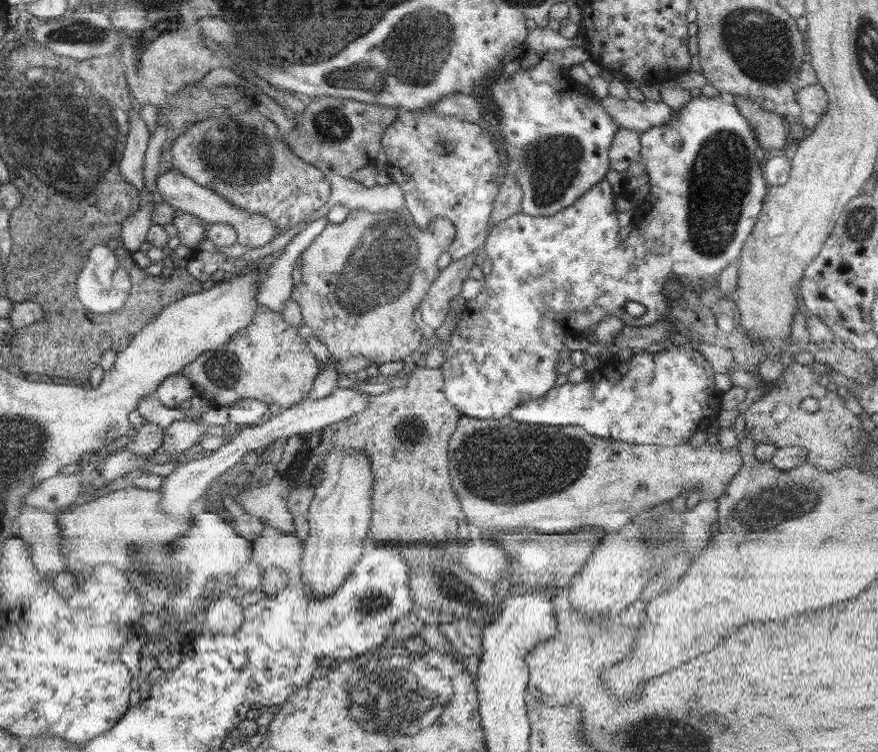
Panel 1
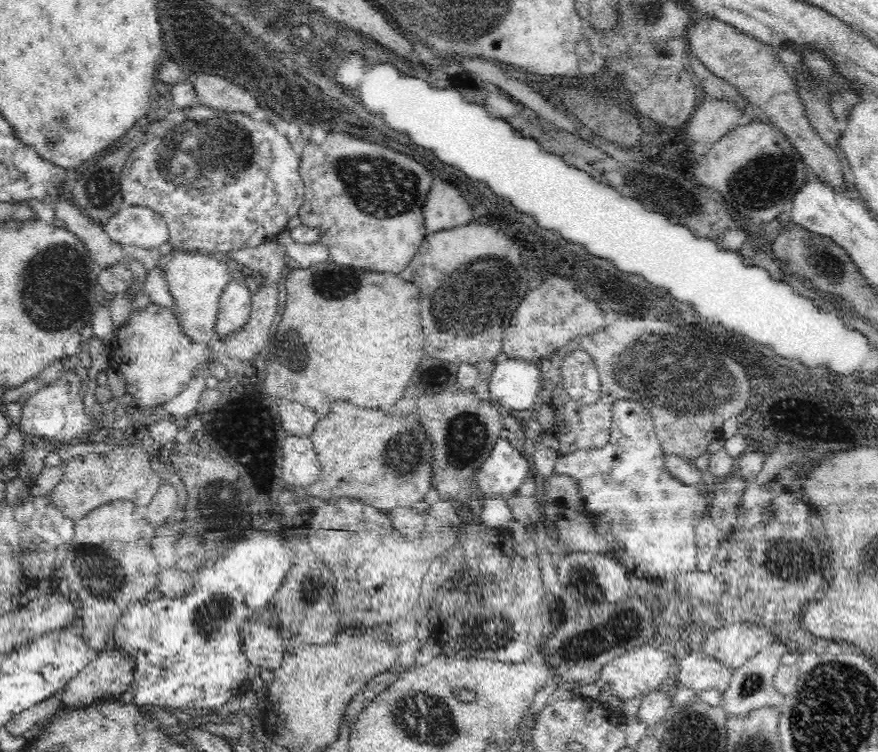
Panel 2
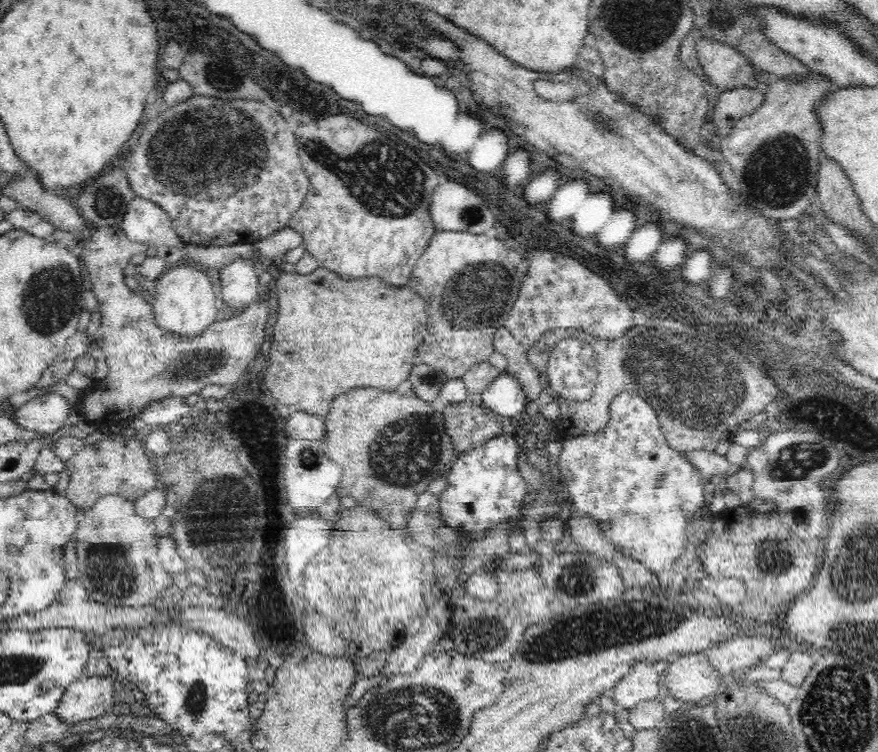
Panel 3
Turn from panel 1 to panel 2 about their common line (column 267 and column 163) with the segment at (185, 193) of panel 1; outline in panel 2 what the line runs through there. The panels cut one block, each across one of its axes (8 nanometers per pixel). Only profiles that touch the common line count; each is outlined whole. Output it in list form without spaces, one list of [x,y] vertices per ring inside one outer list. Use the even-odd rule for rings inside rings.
[[[125,202],[118,212],[105,222],[103,229],[108,236],[125,248],[160,248],[169,242],[166,219],[145,206],[127,205]]]

